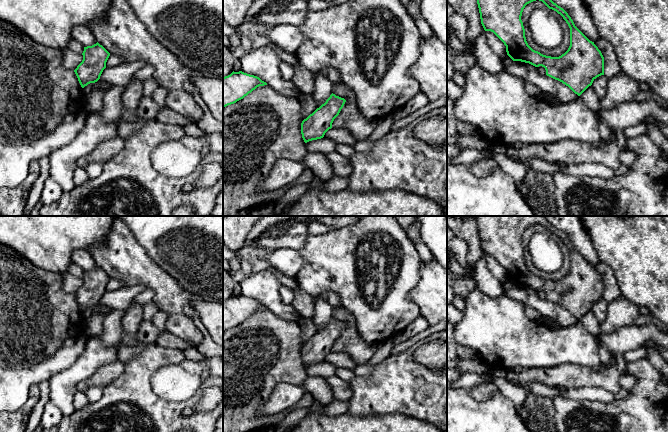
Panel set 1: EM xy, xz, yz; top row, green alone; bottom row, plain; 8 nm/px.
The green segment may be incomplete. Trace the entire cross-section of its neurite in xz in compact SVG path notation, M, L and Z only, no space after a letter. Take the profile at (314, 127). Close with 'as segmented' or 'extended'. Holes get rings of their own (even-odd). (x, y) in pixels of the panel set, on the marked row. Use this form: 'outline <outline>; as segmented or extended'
outline M332 93L324 104L304 119L301 123L304 142L323 138L325 133L332 128L332 123L339 115L345 102L344 98Z; as segmented

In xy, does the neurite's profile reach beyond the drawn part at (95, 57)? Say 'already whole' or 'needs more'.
already whole

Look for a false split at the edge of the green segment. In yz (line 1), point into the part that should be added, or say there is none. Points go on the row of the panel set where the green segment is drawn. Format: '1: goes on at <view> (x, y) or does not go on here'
1: does not go on here

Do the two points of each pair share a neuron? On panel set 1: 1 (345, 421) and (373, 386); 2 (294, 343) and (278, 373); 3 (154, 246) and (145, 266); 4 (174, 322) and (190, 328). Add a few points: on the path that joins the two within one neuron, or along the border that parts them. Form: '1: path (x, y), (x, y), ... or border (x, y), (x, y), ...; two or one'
1: border (347, 412), (358, 416), (374, 416); two
2: path (287, 350), (278, 360), (278, 366); one
3: border (135, 238), (143, 249), (167, 272); two
4: path (178, 324), (186, 328); one

